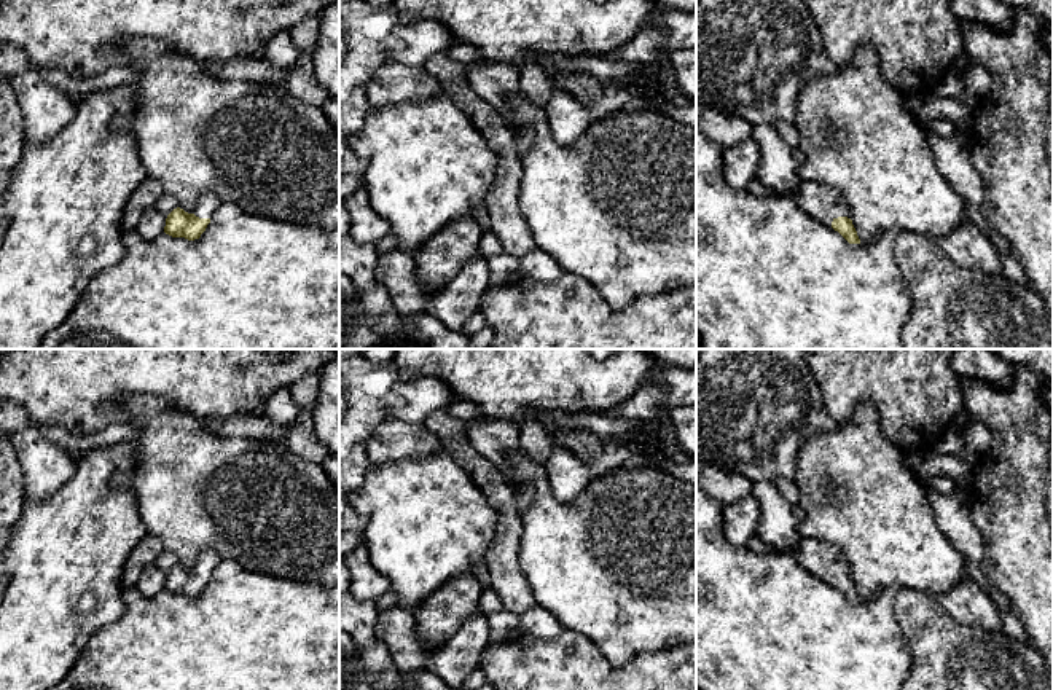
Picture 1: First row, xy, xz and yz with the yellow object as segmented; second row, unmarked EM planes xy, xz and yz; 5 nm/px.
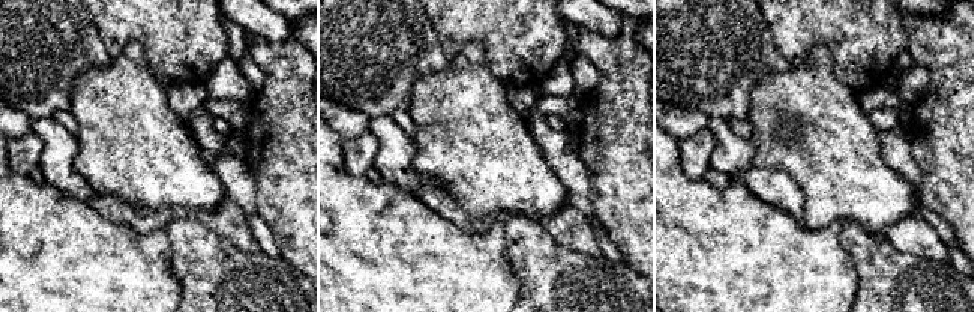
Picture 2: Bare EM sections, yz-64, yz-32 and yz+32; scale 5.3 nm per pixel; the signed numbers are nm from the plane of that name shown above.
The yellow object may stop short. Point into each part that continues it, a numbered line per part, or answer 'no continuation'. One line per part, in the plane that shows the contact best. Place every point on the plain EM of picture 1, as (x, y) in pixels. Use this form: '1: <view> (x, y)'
1: yz (824, 560)

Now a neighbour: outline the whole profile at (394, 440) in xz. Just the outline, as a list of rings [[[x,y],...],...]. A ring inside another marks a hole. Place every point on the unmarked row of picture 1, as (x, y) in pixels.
[[[387,419],[370,433],[365,449],[371,464],[382,465],[429,457],[440,451],[440,440],[424,424]]]

